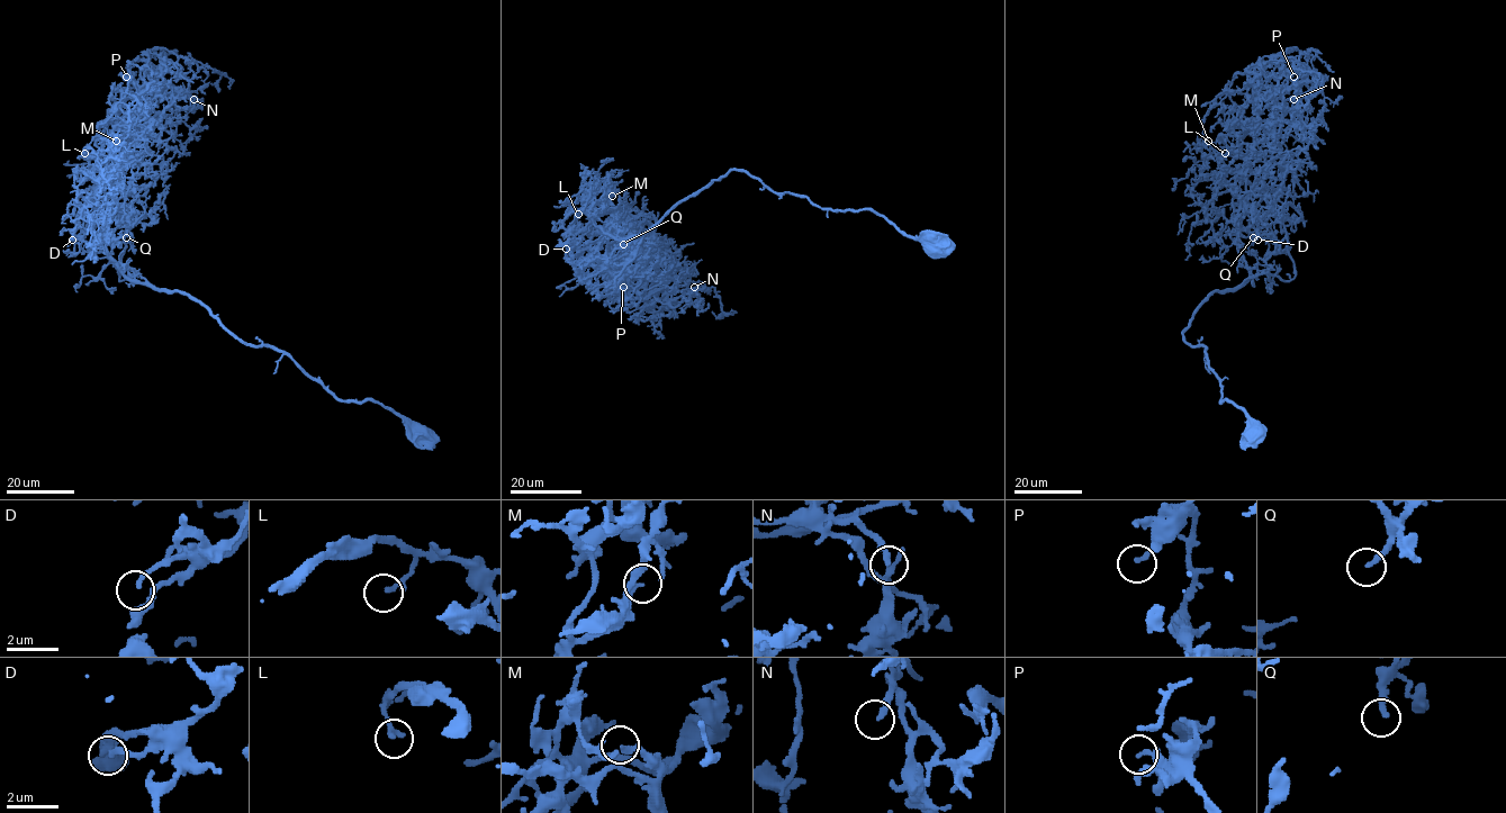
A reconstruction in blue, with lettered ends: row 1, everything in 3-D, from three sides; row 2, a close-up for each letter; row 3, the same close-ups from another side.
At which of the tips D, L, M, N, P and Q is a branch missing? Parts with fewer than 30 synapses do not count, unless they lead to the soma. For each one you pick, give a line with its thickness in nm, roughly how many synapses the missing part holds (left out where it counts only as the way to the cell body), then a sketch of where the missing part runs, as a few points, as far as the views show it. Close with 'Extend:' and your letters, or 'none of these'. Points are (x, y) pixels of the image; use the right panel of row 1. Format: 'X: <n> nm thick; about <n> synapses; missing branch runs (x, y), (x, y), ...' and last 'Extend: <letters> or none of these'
Q: 200 nm thick; about 40 synapses; missing branch runs (1253, 237), (1247, 243), (1249, 252)
Extend: Q

